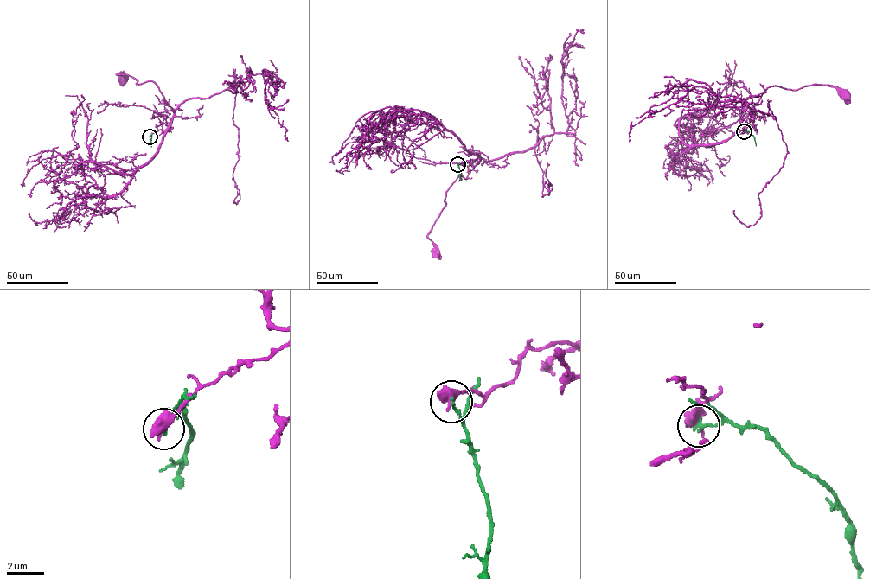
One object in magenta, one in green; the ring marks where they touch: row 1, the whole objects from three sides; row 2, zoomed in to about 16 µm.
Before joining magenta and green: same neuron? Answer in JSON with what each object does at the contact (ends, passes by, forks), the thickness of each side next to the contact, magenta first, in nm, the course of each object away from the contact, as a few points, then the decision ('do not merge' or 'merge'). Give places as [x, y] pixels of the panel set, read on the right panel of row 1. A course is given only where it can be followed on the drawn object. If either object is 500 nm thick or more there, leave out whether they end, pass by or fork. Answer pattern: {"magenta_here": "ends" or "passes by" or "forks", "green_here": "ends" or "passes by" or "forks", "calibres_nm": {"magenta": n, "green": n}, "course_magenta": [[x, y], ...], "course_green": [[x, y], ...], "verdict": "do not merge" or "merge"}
{"calibres_nm": {"magenta": 700, "green": 200}, "course_magenta": [[745, 131], [744, 127], [743, 130], [738, 129], [740, 124], [769, 87], [796, 90], [828, 85], [847, 98]], "course_green": [[745, 131], [753, 136], [756, 146]], "verdict": "do not merge"}

